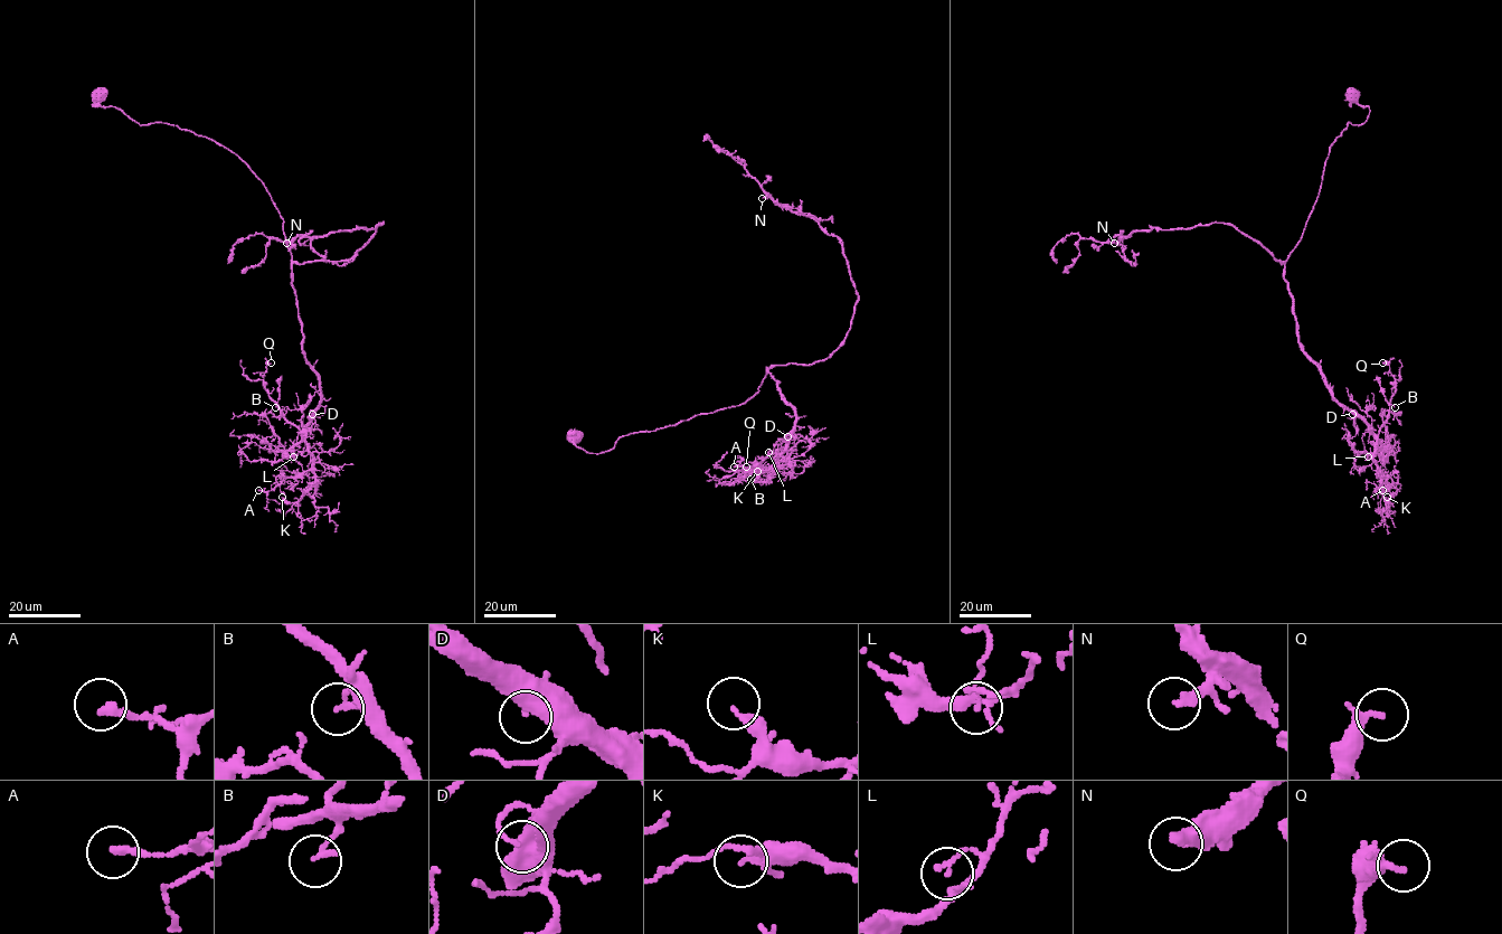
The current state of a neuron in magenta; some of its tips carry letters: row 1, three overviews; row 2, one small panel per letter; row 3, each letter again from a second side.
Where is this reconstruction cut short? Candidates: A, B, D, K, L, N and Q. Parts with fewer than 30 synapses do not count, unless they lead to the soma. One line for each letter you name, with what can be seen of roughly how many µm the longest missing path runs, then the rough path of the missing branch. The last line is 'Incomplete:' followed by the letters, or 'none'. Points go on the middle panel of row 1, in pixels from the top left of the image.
N: about 15 µm are missing; missing branch runs (762, 198), (750, 194), (743, 185)
Incomplete: N

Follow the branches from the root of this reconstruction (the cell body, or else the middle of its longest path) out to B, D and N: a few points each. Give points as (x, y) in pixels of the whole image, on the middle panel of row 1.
B: (572, 437), (602, 453), (632, 433), (738, 406), (766, 368), (794, 408), (794, 430), (780, 459), (750, 479)
D: (572, 437), (587, 452), (602, 453), (632, 433), (738, 406), (758, 390), (766, 368), (794, 408), (787, 436)
N: (572, 437), (604, 452), (743, 404), (768, 369), (840, 345), (857, 299), (843, 244), (762, 198)

